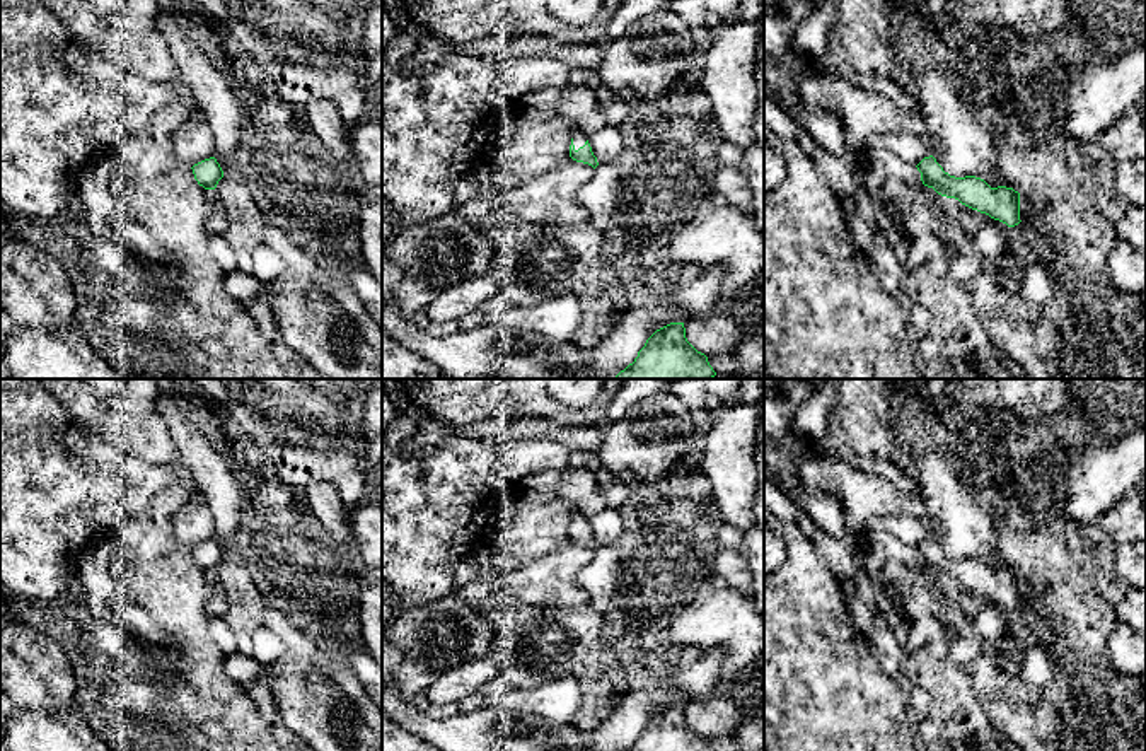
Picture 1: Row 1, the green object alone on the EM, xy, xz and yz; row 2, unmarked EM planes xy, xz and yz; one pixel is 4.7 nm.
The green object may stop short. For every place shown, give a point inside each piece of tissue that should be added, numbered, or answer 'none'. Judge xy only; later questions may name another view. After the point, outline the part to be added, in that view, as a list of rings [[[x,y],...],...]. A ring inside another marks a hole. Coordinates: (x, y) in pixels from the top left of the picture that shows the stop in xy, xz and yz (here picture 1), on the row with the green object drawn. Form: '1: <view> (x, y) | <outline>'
none

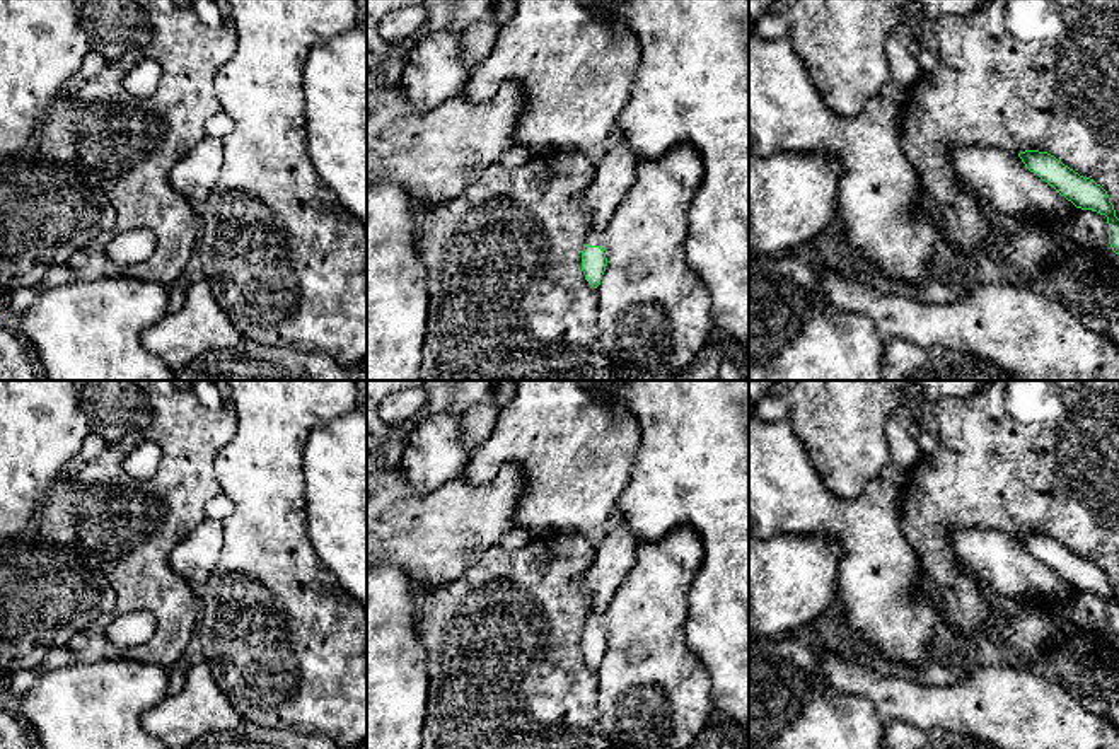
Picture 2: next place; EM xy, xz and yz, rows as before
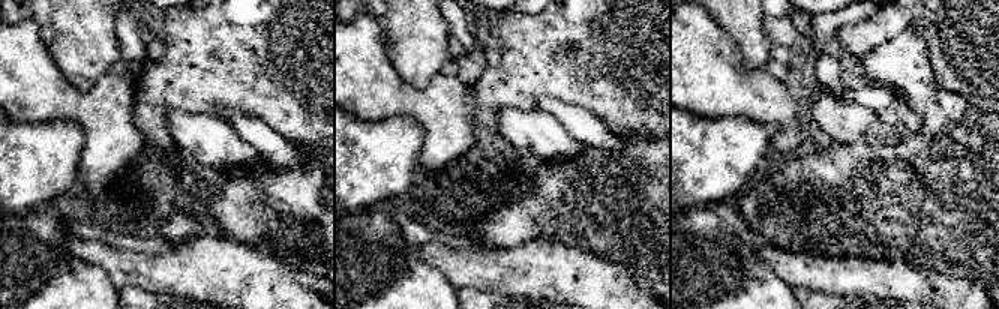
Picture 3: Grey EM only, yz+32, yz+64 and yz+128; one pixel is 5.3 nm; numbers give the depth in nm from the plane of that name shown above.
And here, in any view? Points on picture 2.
1: xz (597, 238) | [[[597,230],[597,232],[594,232],[594,234],[588,234],[588,235],[585,237],[585,244],[587,244],[587,246],[600,246],[600,247],[602,247],[604,235],[606,235],[606,230]]]

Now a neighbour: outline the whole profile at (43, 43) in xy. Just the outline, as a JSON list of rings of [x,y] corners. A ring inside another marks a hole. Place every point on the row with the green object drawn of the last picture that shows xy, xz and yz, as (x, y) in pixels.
[[[0,0],[0,160],[31,152],[53,101],[92,51],[80,22],[87,0]]]

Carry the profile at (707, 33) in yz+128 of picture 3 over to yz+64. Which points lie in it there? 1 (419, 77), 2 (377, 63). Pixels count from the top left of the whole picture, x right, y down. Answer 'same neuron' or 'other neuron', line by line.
1: other neuron
2: same neuron

